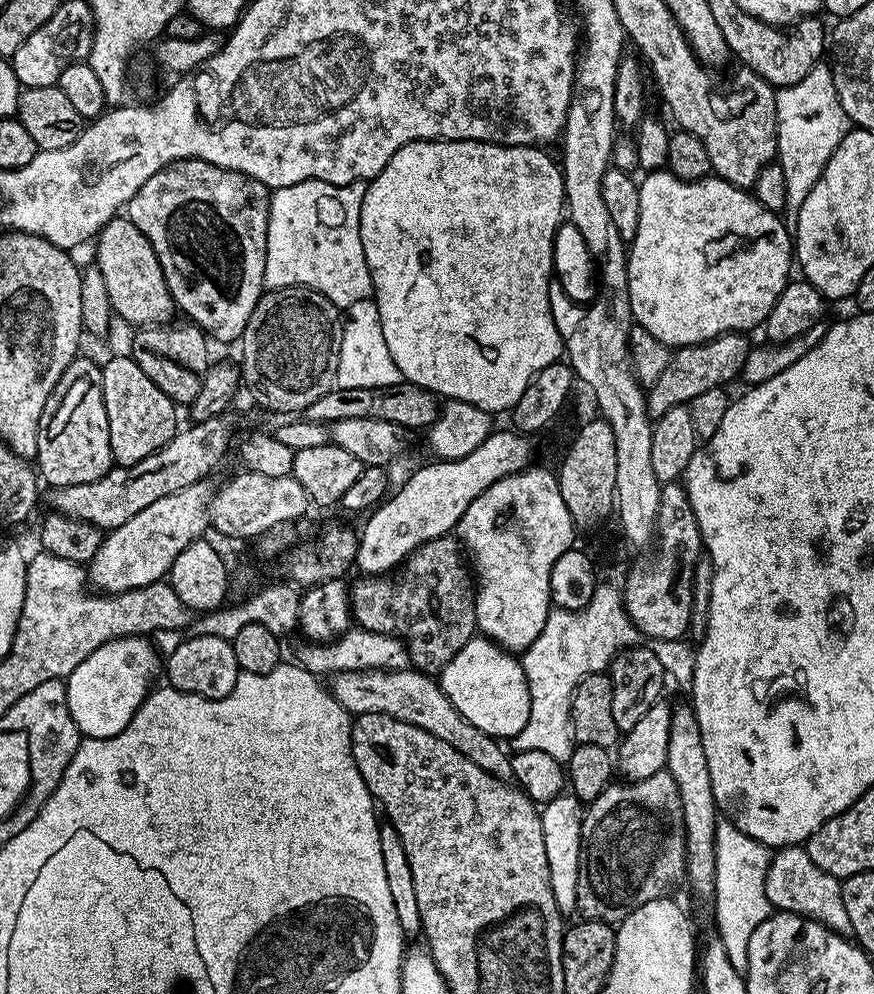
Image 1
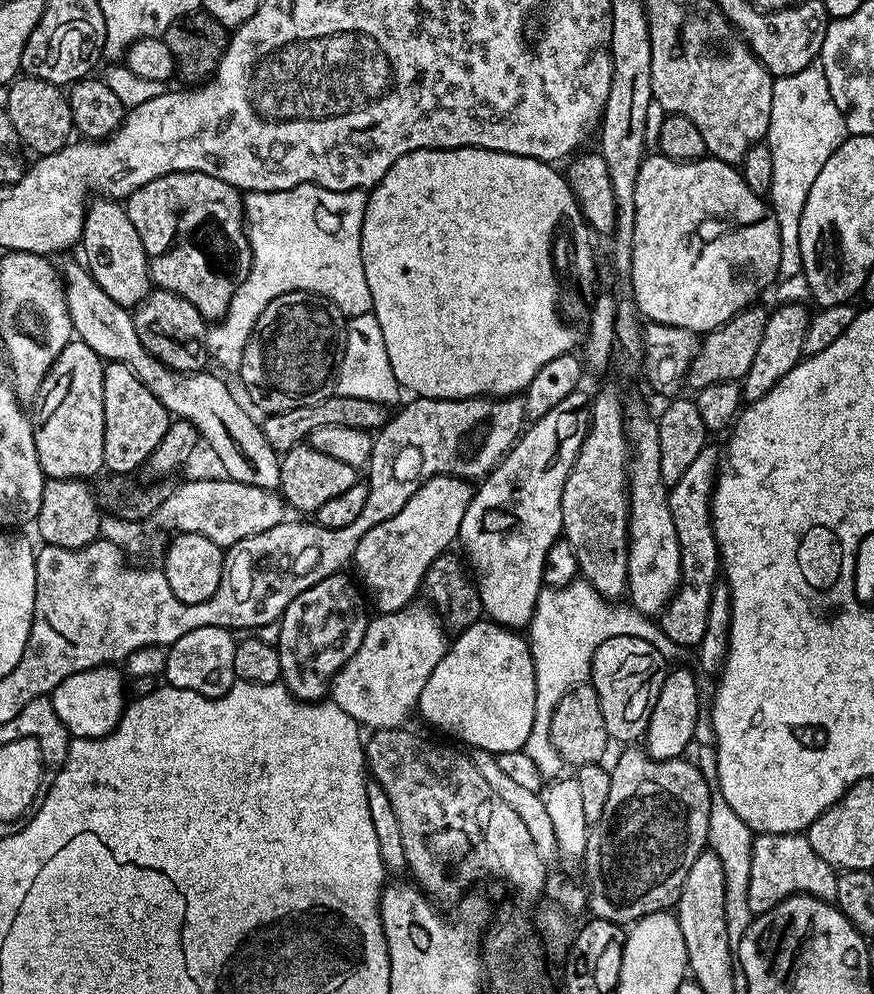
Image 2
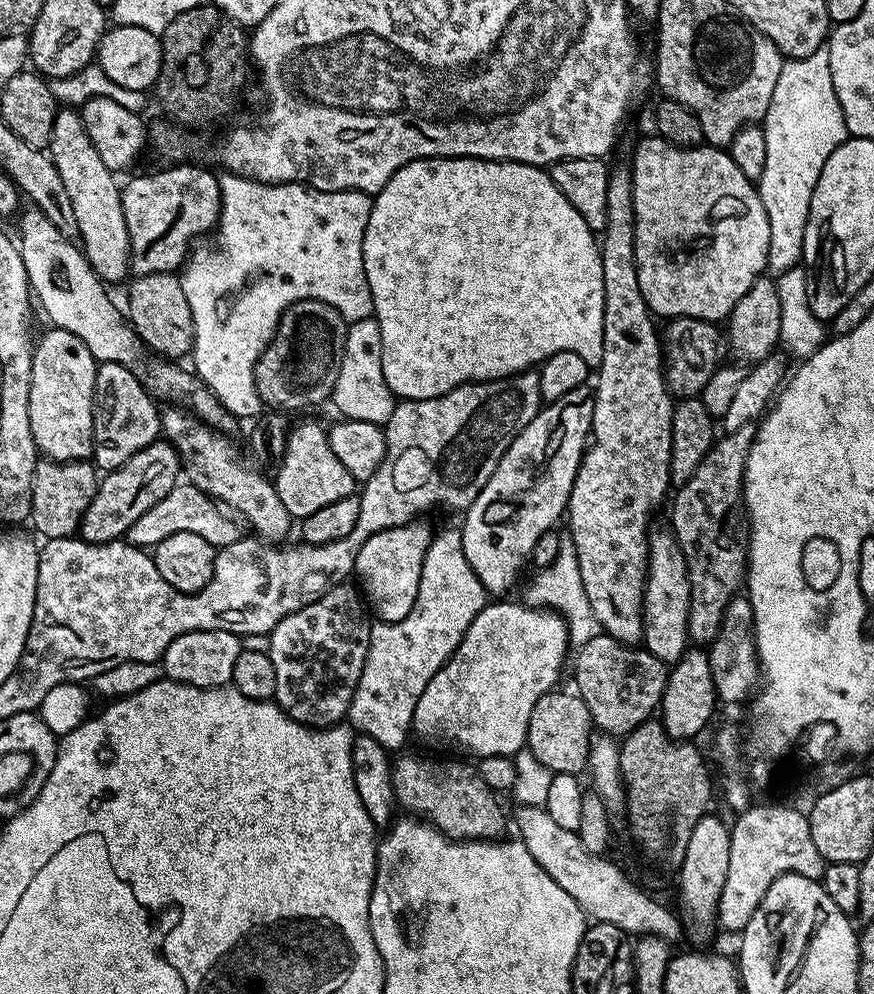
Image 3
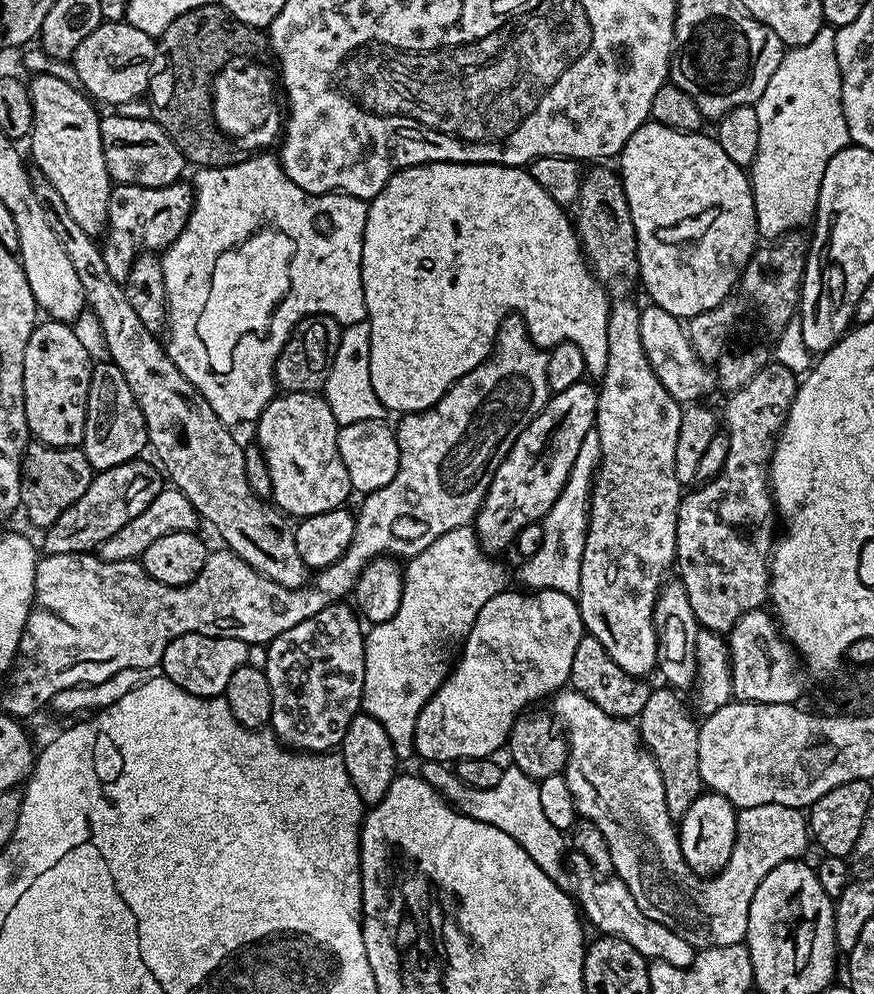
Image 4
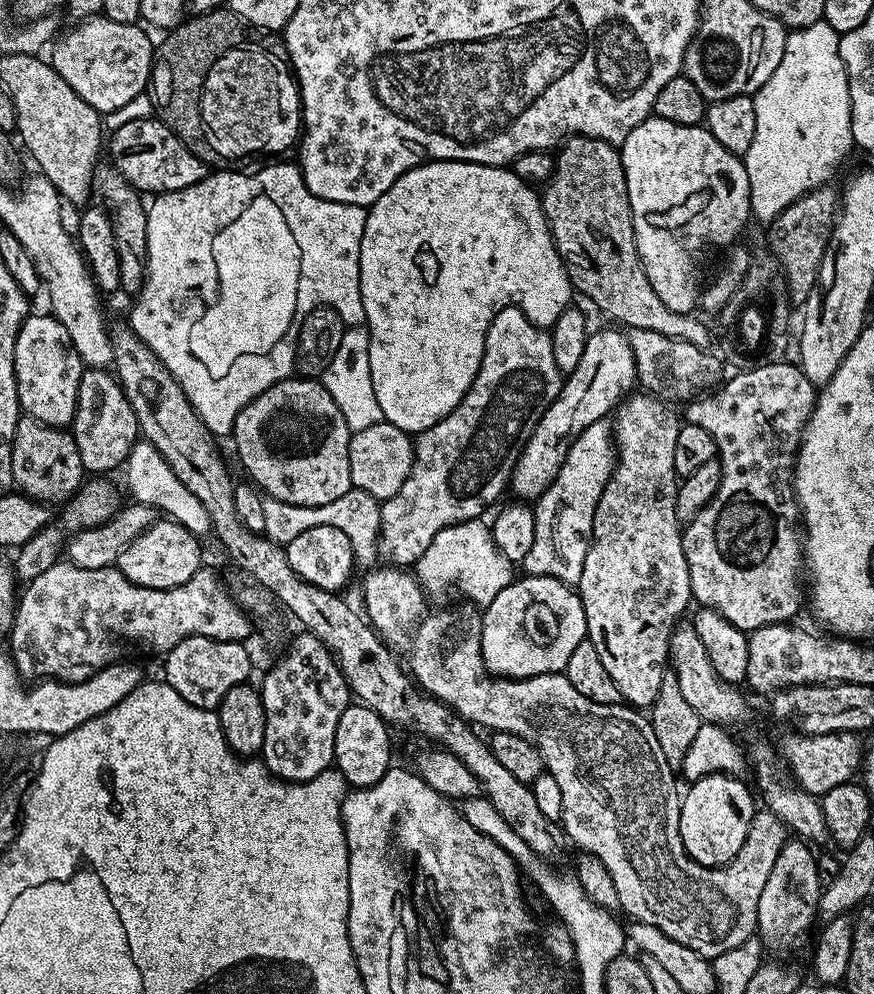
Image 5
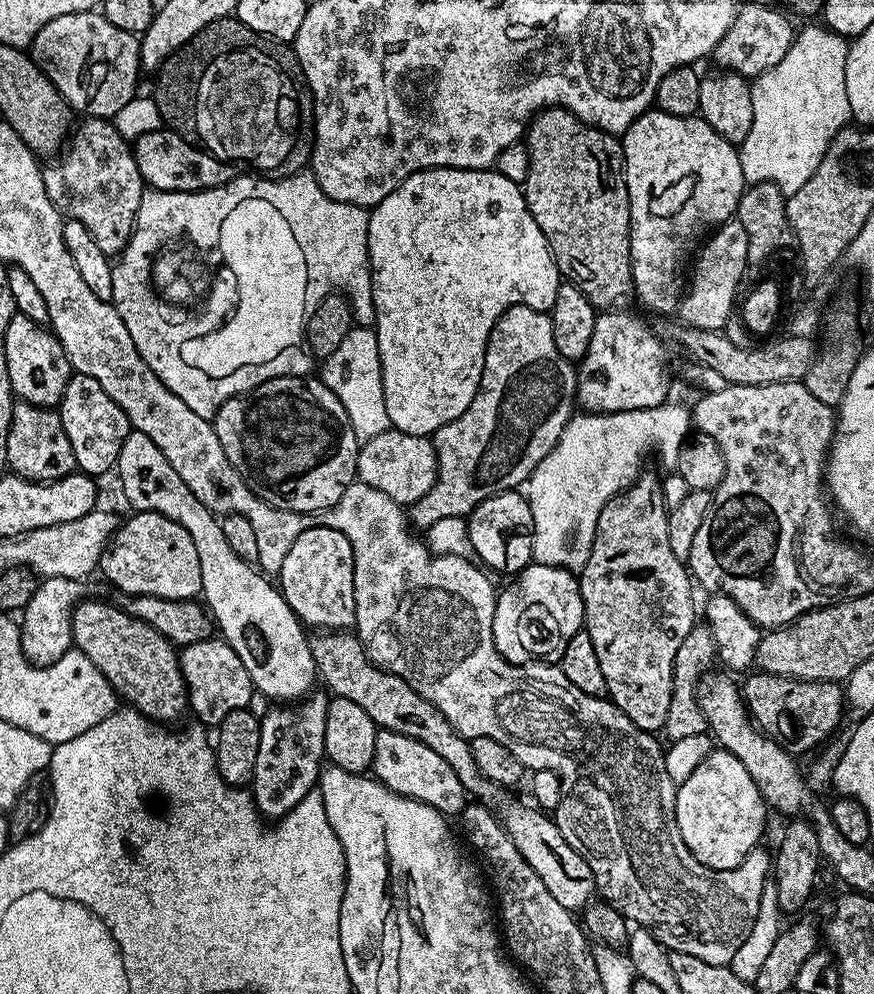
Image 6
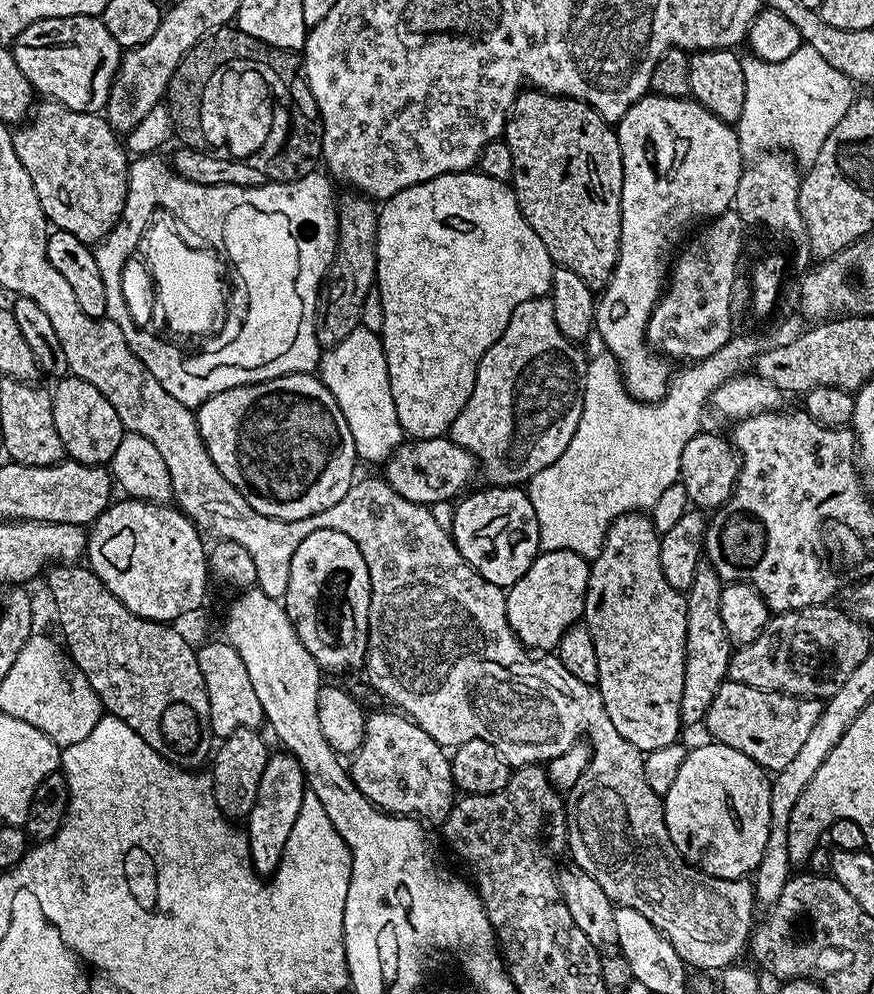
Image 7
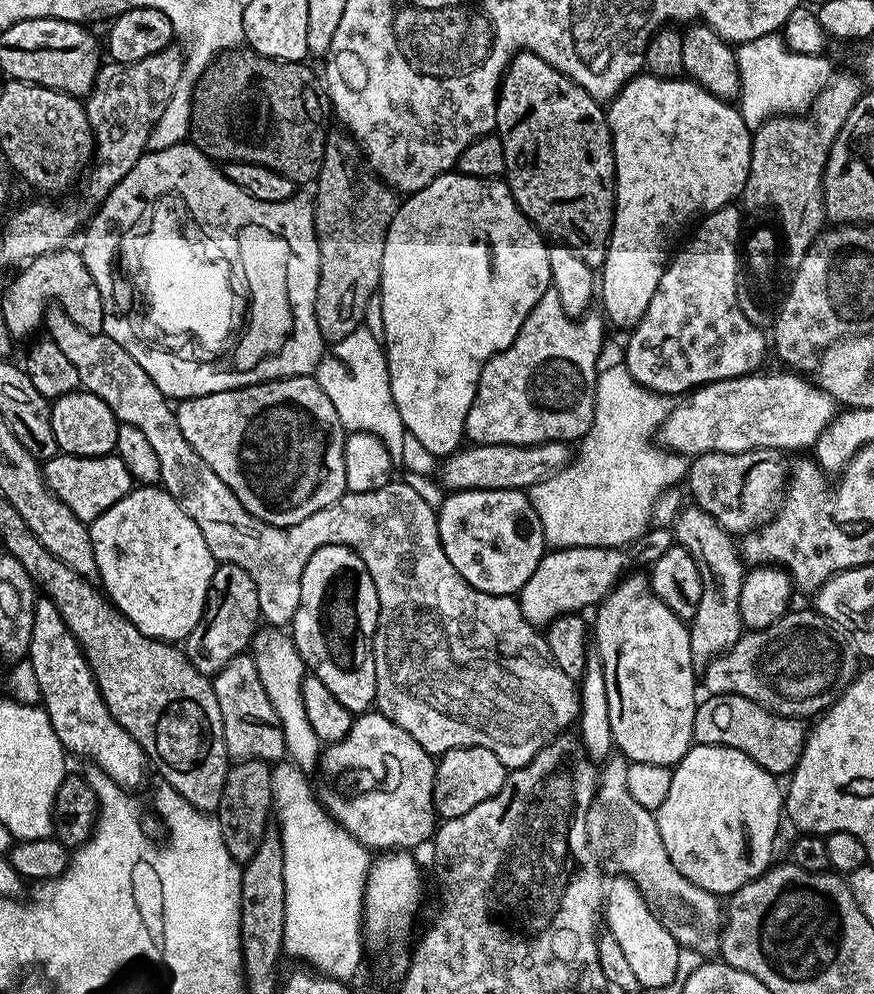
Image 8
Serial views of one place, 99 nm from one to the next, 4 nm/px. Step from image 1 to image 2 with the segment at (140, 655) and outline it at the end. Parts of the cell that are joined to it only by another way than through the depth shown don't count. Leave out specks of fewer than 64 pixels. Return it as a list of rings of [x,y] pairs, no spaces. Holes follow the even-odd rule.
[[[119,667],[91,668],[66,678],[51,692],[54,714],[58,714],[58,718],[64,723],[69,737],[93,740],[116,729],[126,707],[124,680],[126,681],[125,673]]]

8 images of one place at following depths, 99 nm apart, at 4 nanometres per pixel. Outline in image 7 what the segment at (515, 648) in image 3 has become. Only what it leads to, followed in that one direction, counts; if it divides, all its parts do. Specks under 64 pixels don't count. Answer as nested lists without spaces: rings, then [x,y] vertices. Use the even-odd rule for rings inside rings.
[[[570,550],[541,551],[530,570],[518,578],[513,588],[507,589],[508,625],[525,648],[540,654],[559,649],[564,631],[584,615],[589,567],[589,561]]]

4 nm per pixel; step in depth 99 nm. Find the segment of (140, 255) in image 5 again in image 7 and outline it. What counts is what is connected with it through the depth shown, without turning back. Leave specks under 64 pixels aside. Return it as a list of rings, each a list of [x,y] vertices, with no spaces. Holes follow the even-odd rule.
[[[49,99],[40,103],[30,119],[12,132],[14,154],[34,182],[34,194],[38,194],[49,225],[95,246],[114,231],[120,220],[128,193],[129,153],[103,115],[70,110]]]

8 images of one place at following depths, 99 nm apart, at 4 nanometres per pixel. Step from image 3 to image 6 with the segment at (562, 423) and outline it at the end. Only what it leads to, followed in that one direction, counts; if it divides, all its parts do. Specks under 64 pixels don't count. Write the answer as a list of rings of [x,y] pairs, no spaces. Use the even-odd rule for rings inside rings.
[[[604,310],[597,315],[590,350],[578,364],[576,398],[579,407],[588,412],[658,408],[669,399],[668,356],[661,337],[653,329],[652,333],[647,322],[639,320],[634,313],[620,314]]]

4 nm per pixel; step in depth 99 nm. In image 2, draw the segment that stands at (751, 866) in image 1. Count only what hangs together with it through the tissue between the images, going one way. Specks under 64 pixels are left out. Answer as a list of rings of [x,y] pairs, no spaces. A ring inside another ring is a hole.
[[[711,743],[699,746],[694,762],[706,779],[707,789],[710,790],[710,814],[707,815],[708,848],[718,854],[722,862],[724,878],[724,905],[727,908],[727,936],[733,946],[739,945],[746,930],[754,919],[754,914],[749,910],[748,890],[750,874],[750,858],[752,856],[752,842],[754,833],[751,828],[742,822],[742,818],[726,798],[723,797],[721,786],[718,782],[717,754],[715,745]]]

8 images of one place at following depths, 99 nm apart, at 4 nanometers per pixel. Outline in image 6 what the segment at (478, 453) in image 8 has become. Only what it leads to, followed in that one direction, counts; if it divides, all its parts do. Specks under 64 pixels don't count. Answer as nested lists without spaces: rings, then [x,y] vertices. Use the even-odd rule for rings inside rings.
[[[389,426],[378,438],[370,438],[360,445],[360,453],[356,455],[356,474],[359,483],[374,486],[374,490],[382,490],[394,502],[402,506],[417,504],[429,492],[436,481],[436,451],[431,439],[427,436],[415,436],[400,432]]]

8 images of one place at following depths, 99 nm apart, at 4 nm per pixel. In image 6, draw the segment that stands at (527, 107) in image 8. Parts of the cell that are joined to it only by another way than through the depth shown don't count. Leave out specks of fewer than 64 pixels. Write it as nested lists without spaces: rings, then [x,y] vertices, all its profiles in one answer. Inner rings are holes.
[[[543,108],[526,129],[530,166],[522,185],[526,206],[538,222],[556,260],[556,268],[567,283],[578,286],[598,310],[616,310],[633,295],[630,258],[630,202],[624,177],[624,145],[613,133],[579,120],[564,108]]]

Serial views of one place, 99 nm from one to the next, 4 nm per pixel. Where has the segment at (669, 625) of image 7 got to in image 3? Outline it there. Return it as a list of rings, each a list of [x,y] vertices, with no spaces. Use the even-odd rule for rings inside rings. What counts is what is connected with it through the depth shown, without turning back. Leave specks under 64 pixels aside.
[[[627,163],[620,164],[617,168],[613,167],[608,173],[608,185],[606,186],[606,226],[602,233],[602,239],[599,241],[600,246],[600,257],[602,258],[602,286],[604,287],[604,321],[602,322],[602,362],[600,367],[594,376],[594,395],[596,401],[594,402],[594,418],[592,419],[592,430],[590,433],[590,443],[587,445],[586,451],[583,458],[580,460],[580,465],[578,466],[578,474],[574,478],[574,486],[570,490],[570,498],[568,499],[568,507],[566,509],[566,524],[568,520],[568,532],[567,535],[570,537],[574,550],[576,551],[576,557],[578,558],[578,570],[582,574],[582,586],[586,590],[586,598],[590,598],[590,610],[594,610],[594,618],[598,618],[601,629],[607,635],[613,636],[616,640],[621,640],[624,644],[635,645],[637,641],[643,637],[644,634],[644,583],[646,582],[646,574],[648,573],[648,538],[650,535],[650,527],[648,528],[648,523],[652,520],[652,511],[659,506],[660,503],[665,500],[670,492],[670,450],[672,449],[672,410],[674,407],[674,397],[671,392],[668,391],[668,384],[664,381],[664,361],[662,359],[662,336],[658,331],[658,324],[652,321],[652,312],[648,309],[648,300],[644,297],[644,292],[646,292],[645,285],[638,282],[638,270],[636,269],[636,215],[634,214],[634,190],[632,189],[632,169]]]

